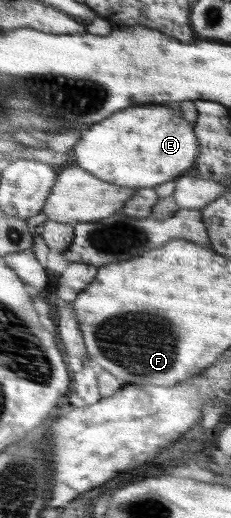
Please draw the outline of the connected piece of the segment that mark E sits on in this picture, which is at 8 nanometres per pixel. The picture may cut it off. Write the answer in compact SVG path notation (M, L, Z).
M160 103L160 106L134 106L120 110L118 114L112 114L106 118L106 122L97 122L98 126L92 125L82 133L80 140L74 149L76 165L90 171L96 178L110 184L127 186L128 188L152 189L155 186L175 180L181 176L186 168L190 168L197 160L200 153L194 125L190 124L180 110L172 110L170 104Z

